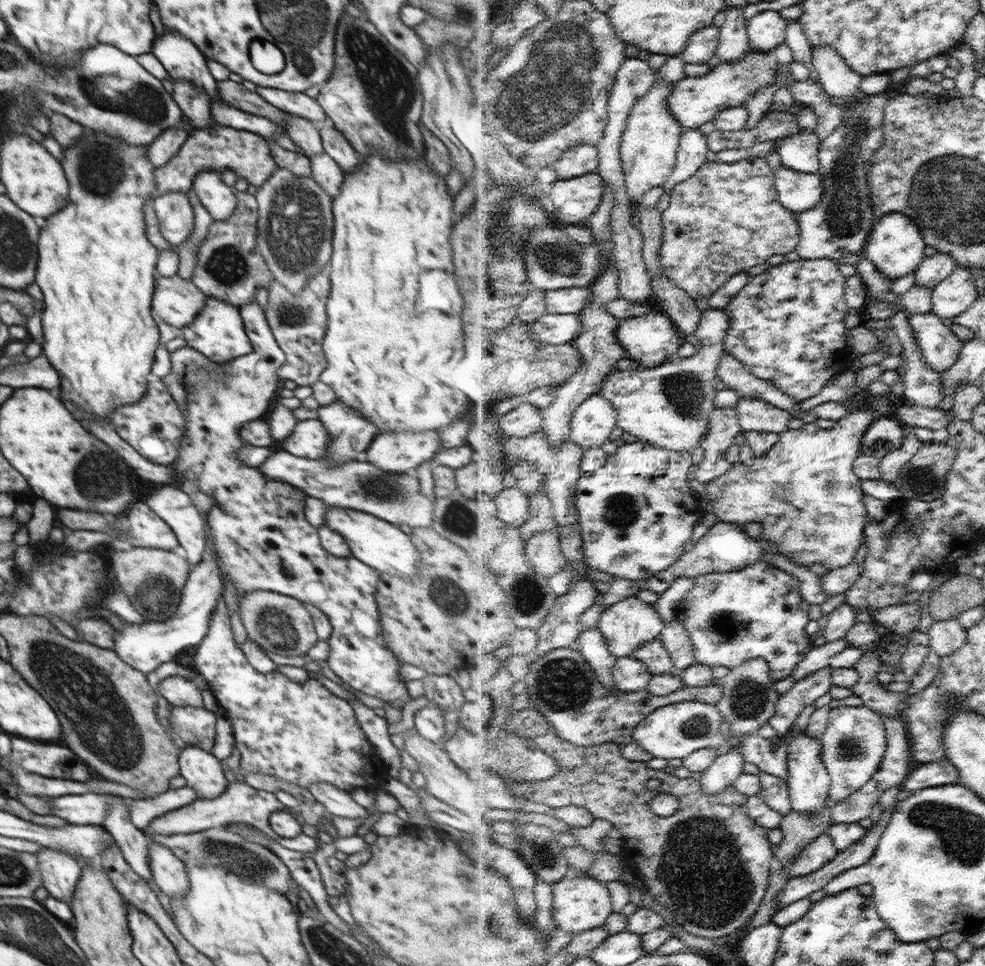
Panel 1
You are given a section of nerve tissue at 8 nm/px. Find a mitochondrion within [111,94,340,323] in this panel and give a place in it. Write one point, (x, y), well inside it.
(295, 229)

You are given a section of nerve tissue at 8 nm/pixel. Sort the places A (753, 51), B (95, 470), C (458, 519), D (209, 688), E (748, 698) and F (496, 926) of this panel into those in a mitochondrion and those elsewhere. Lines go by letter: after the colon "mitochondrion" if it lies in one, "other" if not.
A: other
B: mitochondrion
C: mitochondrion
D: other
E: mitochondrion
F: mitochondrion

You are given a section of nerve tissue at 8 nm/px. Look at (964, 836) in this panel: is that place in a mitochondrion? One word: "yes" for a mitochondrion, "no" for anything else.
yes

